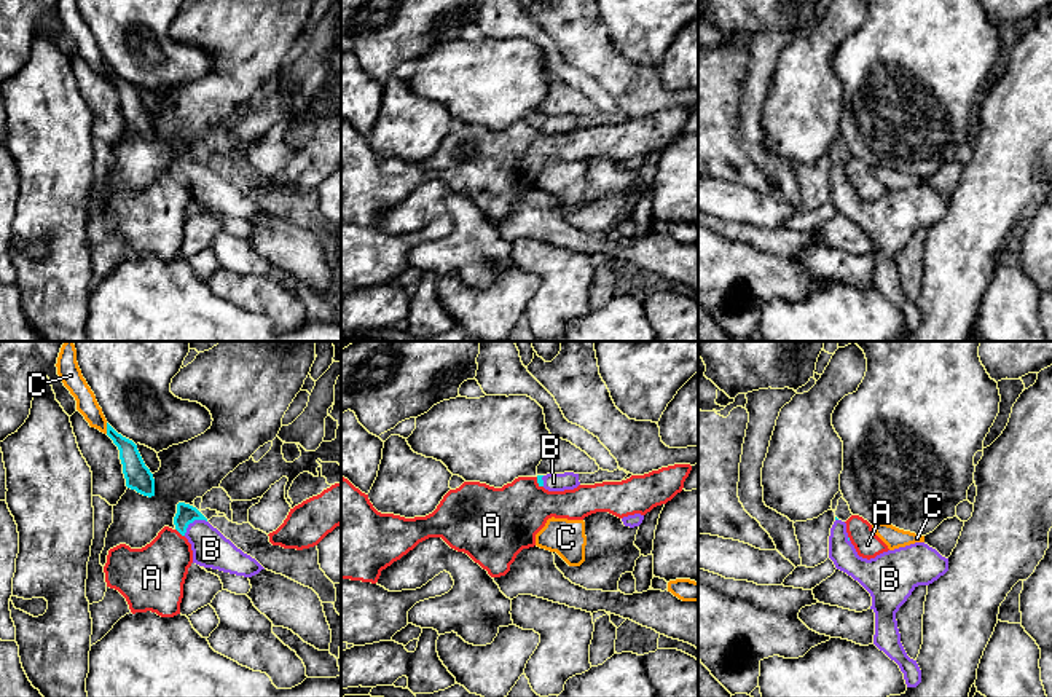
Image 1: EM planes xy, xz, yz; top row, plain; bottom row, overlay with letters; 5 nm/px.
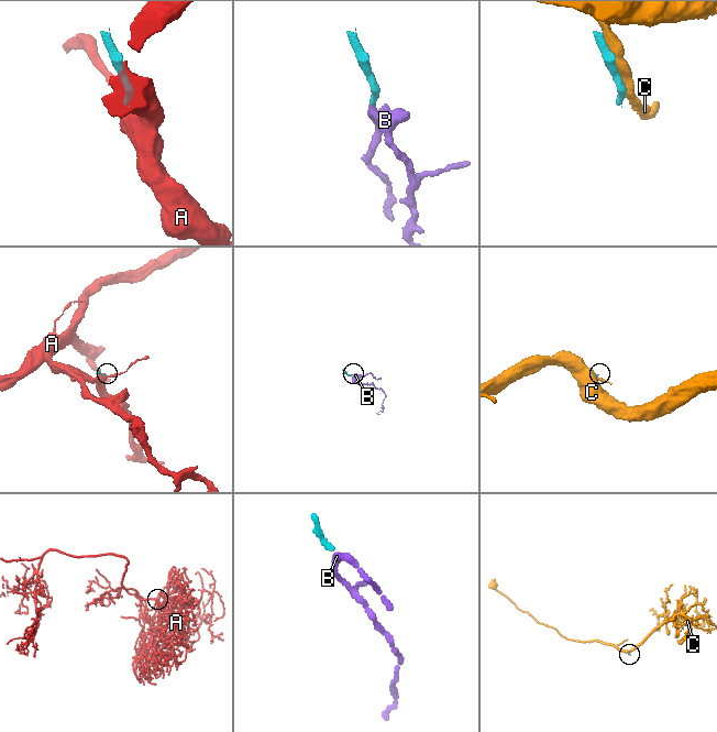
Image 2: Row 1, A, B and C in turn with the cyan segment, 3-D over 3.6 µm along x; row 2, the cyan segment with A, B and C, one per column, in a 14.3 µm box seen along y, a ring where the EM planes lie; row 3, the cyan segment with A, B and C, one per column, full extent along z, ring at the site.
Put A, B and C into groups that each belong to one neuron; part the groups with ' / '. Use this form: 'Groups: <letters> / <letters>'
Groups: A / B / C

